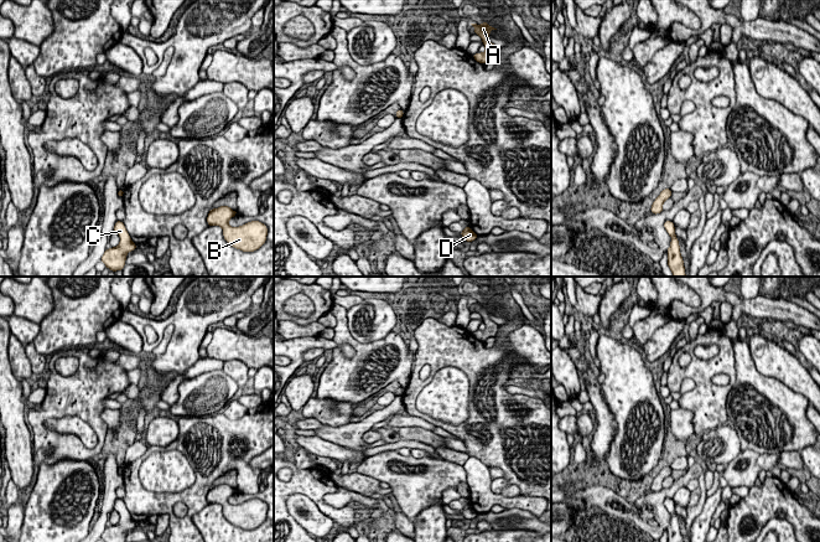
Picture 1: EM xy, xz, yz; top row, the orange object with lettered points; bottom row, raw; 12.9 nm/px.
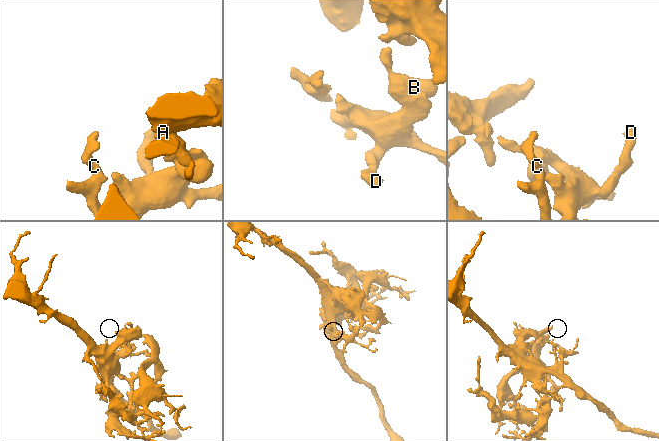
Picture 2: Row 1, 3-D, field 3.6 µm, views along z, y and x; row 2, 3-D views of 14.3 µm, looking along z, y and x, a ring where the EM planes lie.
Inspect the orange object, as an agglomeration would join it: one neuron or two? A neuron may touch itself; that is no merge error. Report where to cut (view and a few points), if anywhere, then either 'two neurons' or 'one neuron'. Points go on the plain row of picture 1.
no cut | one neuron

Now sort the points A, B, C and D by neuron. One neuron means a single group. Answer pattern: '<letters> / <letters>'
A B C D

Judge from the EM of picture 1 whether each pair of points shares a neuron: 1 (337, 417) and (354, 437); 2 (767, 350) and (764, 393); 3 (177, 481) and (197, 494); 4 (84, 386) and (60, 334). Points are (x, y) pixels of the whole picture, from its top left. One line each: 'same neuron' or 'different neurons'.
1: different neurons
2: different neurons
3: different neurons
4: different neurons

